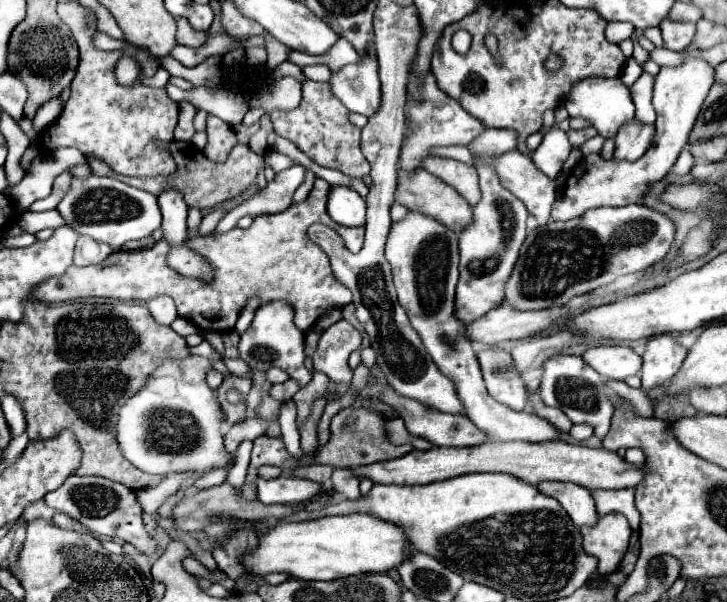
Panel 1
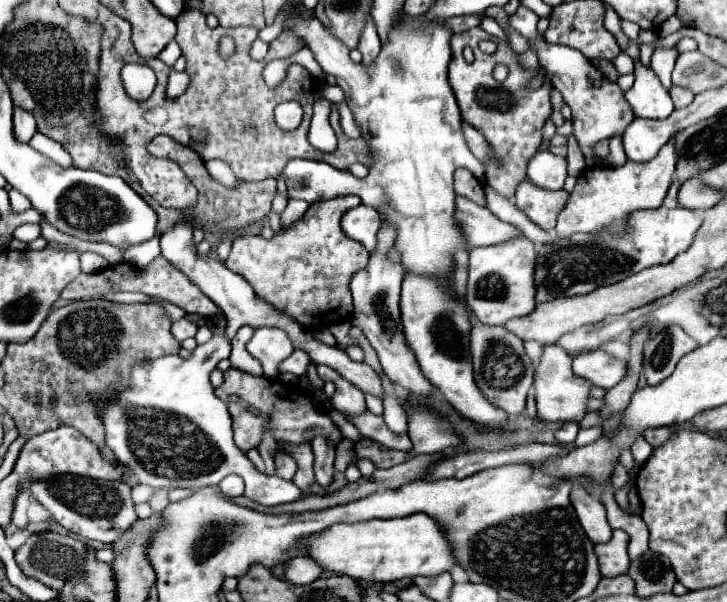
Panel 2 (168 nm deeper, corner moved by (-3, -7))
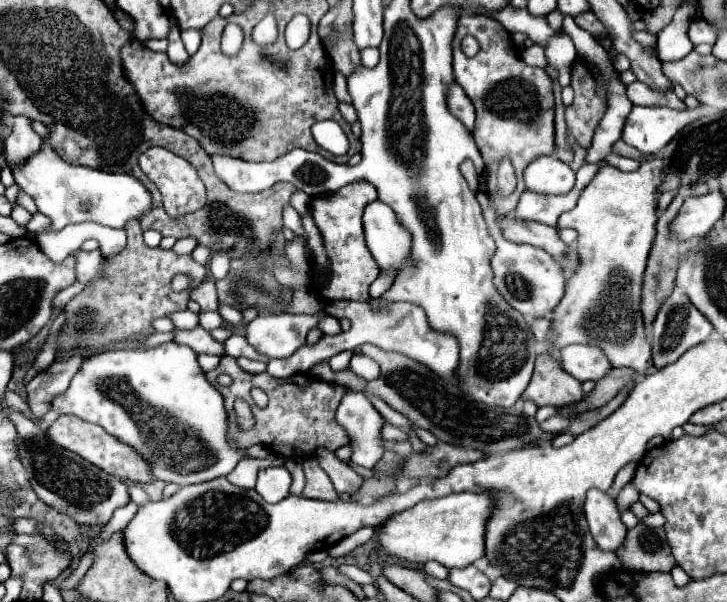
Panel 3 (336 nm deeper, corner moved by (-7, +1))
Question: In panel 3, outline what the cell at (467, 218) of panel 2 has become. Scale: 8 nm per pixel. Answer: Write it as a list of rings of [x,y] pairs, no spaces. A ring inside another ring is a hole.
[[[508,216],[508,220],[500,220],[502,222],[502,232],[504,238],[516,244],[530,244],[536,248],[546,250],[548,254],[552,254],[554,258],[564,258],[570,250],[568,244],[564,244],[558,236],[558,230],[546,224],[538,224],[538,222],[524,222],[524,220],[516,220],[514,216]]]

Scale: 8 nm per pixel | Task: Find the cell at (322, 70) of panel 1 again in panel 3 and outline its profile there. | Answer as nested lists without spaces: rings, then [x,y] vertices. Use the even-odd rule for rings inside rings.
[[[340,72],[334,74],[334,82],[332,82],[332,86],[334,86],[334,94],[336,94],[336,98],[338,98],[340,102],[344,102],[344,104],[352,104],[350,92],[348,92],[348,88],[346,88],[346,78],[344,78]]]

